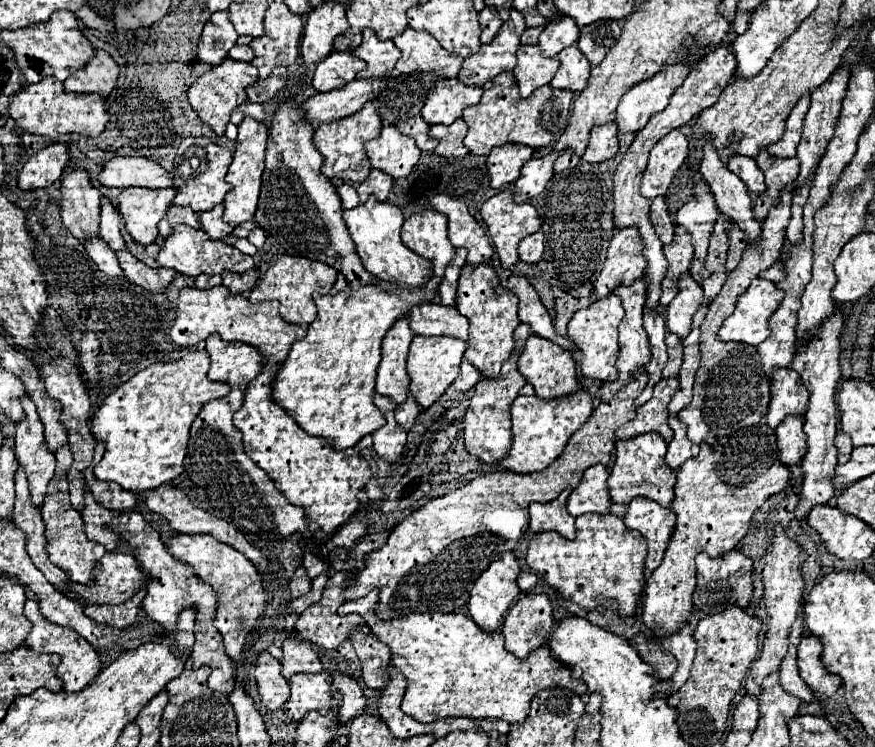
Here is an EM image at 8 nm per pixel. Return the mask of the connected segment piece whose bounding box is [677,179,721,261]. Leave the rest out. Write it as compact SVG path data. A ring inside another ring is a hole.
M699 179L695 183L693 199L677 211L677 223L685 227L693 237L695 259L705 261L709 237L713 233L713 225L719 215L721 211L713 203L713 193L709 191L709 185L703 179Z

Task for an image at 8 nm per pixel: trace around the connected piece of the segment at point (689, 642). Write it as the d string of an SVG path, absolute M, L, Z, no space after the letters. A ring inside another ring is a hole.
M685 623L685 627L681 627L681 631L675 631L673 635L665 635L665 639L659 639L659 645L665 651L673 653L675 659L679 661L679 667L677 667L675 675L671 677L673 689L669 689L667 693L655 695L655 697L669 697L673 691L677 691L689 679L689 671L691 671L693 657L695 657L695 639L693 639L691 625Z

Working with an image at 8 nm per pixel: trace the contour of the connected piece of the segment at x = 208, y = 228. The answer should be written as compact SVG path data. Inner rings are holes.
M217 205L205 213L199 213L203 231L211 237L211 239L221 239L225 235L229 235L233 231L233 227L229 227L229 223L223 221L223 205Z

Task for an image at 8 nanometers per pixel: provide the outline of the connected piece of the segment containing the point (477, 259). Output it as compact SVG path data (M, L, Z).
M433 195L429 205L439 213L449 217L449 241L455 247L469 249L467 263L479 265L489 261L493 255L493 247L485 235L485 229L471 217L467 205L461 199L453 199L449 195Z

